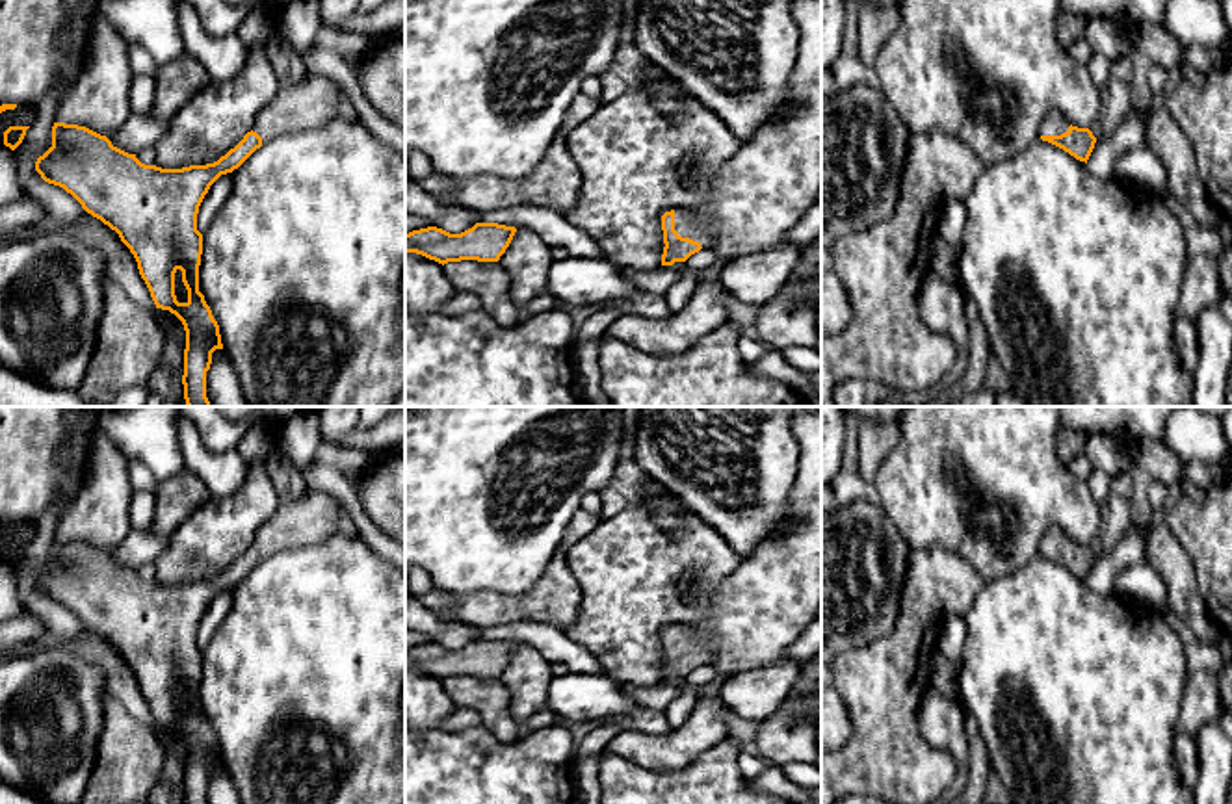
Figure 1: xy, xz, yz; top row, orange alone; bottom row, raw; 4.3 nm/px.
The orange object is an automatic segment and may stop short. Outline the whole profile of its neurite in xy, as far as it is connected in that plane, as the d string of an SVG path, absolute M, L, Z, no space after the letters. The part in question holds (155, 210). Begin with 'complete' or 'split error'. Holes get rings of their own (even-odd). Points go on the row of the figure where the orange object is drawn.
split error | M307 72L299 84L277 93L258 113L253 130L225 156L182 169L145 165L136 154L113 147L106 136L85 126L52 126L52 147L37 158L35 171L119 234L134 254L156 308L169 310L182 321L182 384L188 407L212 407L206 397L206 371L212 353L223 349L219 325L199 292L199 206L221 175L238 169L264 143L338 117L342 95L340 84ZM178 269L188 290L186 303L178 303L175 295Z

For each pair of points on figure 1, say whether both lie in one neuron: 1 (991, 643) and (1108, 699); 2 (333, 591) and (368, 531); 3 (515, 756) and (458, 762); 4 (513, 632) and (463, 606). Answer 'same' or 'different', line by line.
1: same
2: different
3: same
4: different

